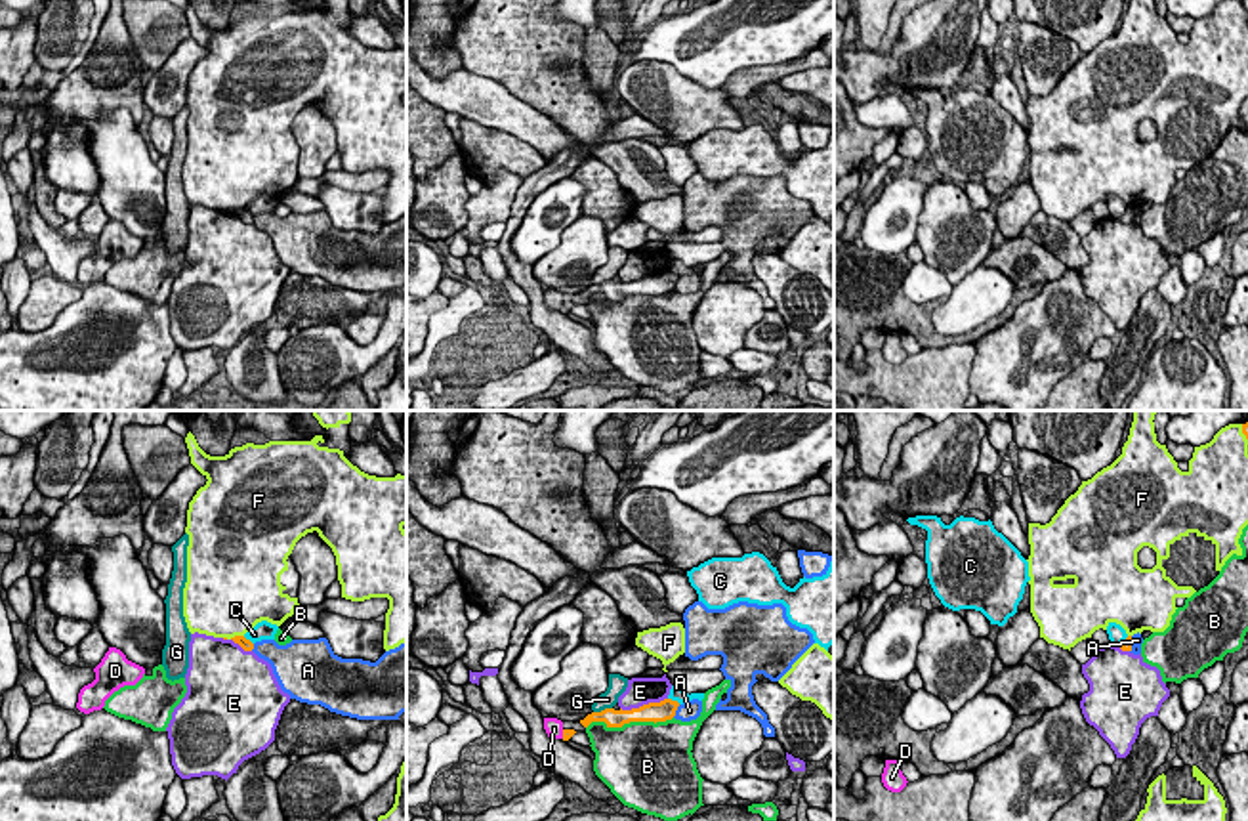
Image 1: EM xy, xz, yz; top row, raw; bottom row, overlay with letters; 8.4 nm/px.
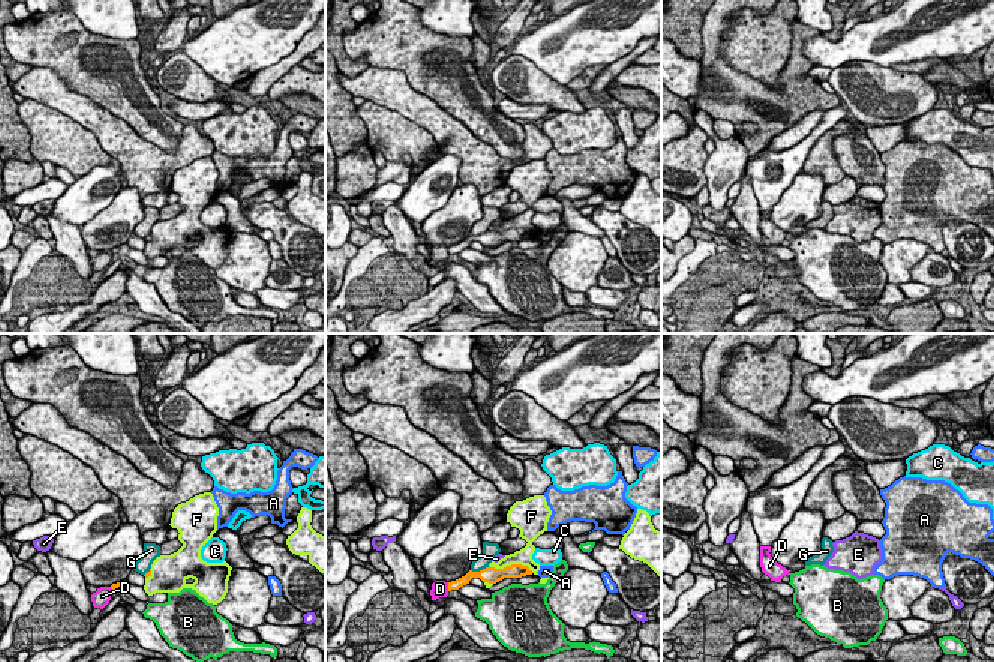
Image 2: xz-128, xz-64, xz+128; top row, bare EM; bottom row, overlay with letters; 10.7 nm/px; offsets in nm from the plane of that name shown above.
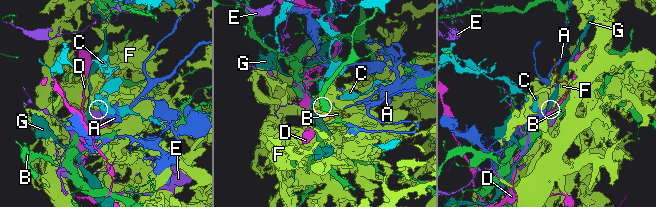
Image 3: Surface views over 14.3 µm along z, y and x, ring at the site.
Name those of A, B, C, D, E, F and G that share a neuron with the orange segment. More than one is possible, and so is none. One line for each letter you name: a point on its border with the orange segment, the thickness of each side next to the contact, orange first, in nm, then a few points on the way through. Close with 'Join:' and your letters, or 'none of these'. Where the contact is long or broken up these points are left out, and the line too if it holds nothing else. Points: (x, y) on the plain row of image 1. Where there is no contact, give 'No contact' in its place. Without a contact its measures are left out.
Join: none of these

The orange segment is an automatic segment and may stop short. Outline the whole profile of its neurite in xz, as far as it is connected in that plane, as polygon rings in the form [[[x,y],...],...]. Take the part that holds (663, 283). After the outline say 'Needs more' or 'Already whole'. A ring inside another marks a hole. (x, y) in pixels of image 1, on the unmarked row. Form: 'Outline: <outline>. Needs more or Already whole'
Outline: [[[664,271],[660,275],[649,275],[639,281],[632,283],[614,283],[614,281],[605,281],[601,284],[592,284],[580,296],[588,300],[592,294],[605,294],[607,300],[622,300],[624,296],[630,294],[666,294],[676,288],[679,275],[672,271]]]. Already whole

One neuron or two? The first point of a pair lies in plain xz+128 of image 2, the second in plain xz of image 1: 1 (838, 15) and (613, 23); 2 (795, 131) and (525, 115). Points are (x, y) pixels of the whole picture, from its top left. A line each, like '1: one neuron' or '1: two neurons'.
1: one neuron
2: two neurons

